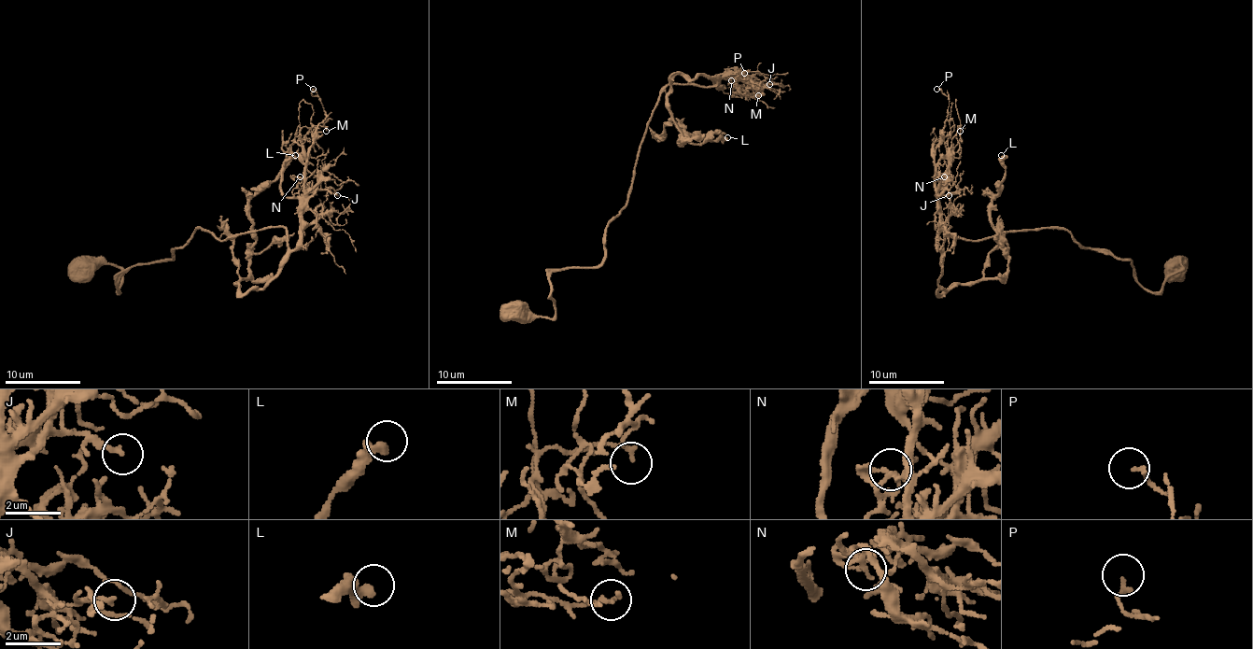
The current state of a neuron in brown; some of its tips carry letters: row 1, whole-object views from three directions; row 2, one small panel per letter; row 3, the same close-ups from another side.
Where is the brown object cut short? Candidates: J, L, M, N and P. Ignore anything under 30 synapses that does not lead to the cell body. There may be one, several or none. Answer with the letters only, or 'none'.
none

